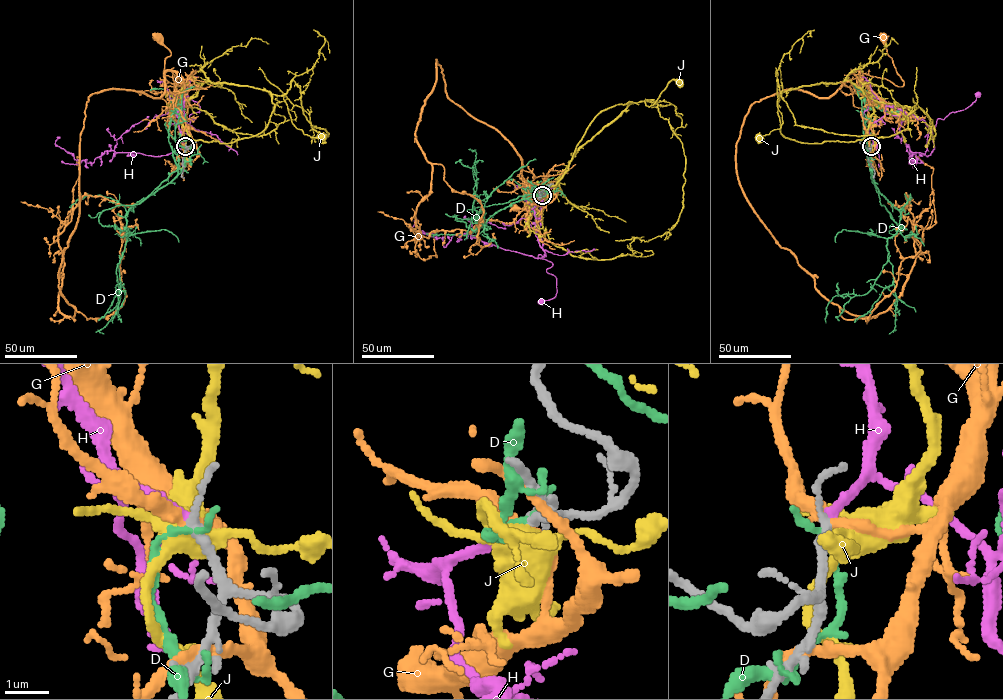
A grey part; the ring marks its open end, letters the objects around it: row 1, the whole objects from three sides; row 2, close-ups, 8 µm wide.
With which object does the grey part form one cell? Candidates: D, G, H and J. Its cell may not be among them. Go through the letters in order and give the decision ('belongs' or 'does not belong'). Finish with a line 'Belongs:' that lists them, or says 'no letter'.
D: does not belong
G: does not belong
H: belongs
J: does not belong
Belongs: H

